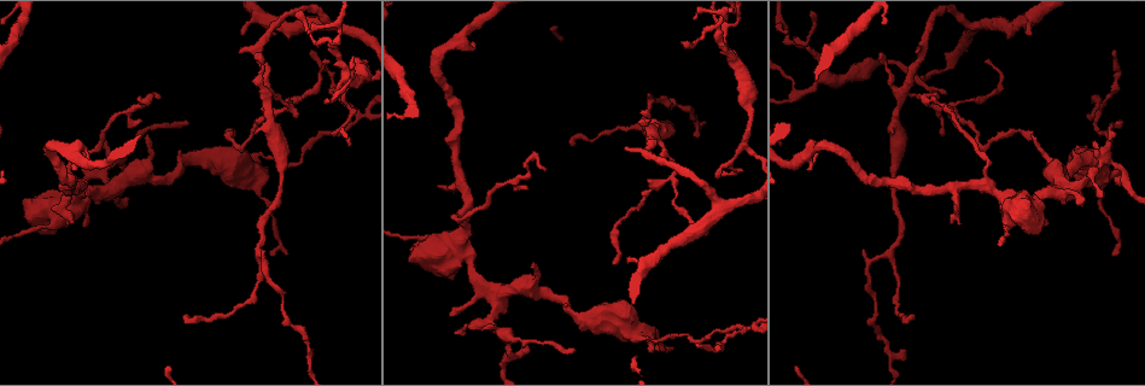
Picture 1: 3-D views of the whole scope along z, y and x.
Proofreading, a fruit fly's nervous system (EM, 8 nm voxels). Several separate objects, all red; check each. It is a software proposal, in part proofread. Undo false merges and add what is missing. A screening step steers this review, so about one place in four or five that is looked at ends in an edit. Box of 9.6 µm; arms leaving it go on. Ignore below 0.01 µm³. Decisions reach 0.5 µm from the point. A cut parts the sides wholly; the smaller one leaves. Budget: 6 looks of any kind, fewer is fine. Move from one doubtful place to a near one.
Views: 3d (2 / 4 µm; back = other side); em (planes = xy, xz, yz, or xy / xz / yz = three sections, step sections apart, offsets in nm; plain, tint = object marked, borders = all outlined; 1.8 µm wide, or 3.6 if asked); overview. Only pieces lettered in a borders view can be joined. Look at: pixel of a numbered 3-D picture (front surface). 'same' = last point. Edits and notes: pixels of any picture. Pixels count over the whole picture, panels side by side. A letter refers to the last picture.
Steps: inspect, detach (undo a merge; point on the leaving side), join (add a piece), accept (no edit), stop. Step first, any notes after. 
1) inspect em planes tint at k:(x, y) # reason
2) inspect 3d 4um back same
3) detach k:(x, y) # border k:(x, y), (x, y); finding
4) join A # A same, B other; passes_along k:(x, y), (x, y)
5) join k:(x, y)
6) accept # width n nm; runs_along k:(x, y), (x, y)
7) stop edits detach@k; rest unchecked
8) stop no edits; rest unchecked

inspect em yz step 8 borders at 1:(85, 225) # branch stops here

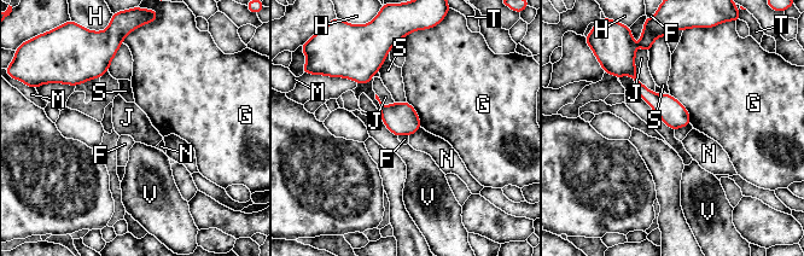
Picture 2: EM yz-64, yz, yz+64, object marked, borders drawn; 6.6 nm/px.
inspect em planes borders same # cut it another way

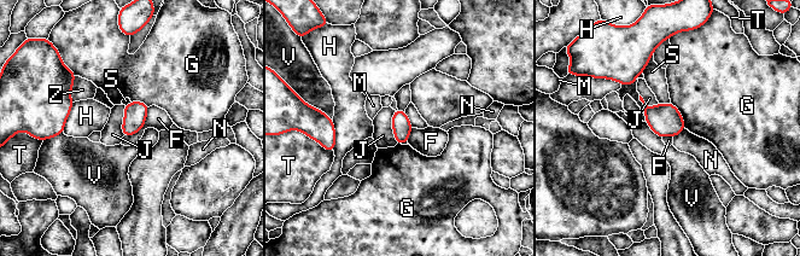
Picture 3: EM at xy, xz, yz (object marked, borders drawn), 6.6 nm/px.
accept # longest_contact F 280 nm; F other, G other, H other, J other, M other, N other, S other, T other, V other, Z other; border 3:(150, 106), (145, 124), (123, 137); none of them fits

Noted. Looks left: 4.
inspect em 3.6um planes borders at 1:(657, 346) # an open end

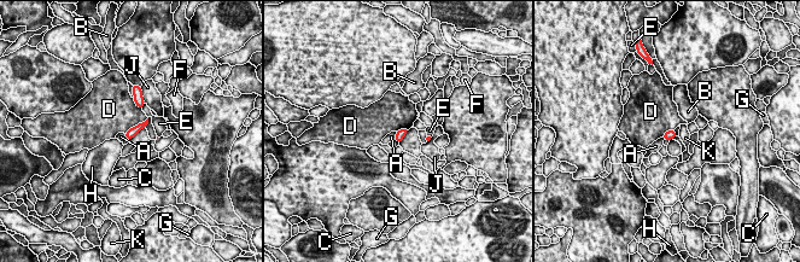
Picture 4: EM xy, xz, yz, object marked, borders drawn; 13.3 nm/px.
accept # A other, B other, C other, D other, E other, F other, G other, H other, J other, K other; border 4:(397, 132), (395, 139); no lettered piece goes on from it

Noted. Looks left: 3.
inspect em planes borders at 1:(938, 108)

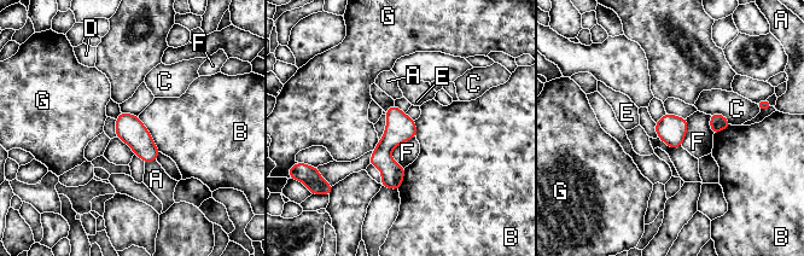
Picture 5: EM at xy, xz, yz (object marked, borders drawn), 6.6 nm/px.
accept # A other, B other, C other, D other, E other, F other, G other; runs_along 5:(392, 109), (385, 163), (395, 186); continuous, no second neuron

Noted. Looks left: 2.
stop no edits; rest unchecked

